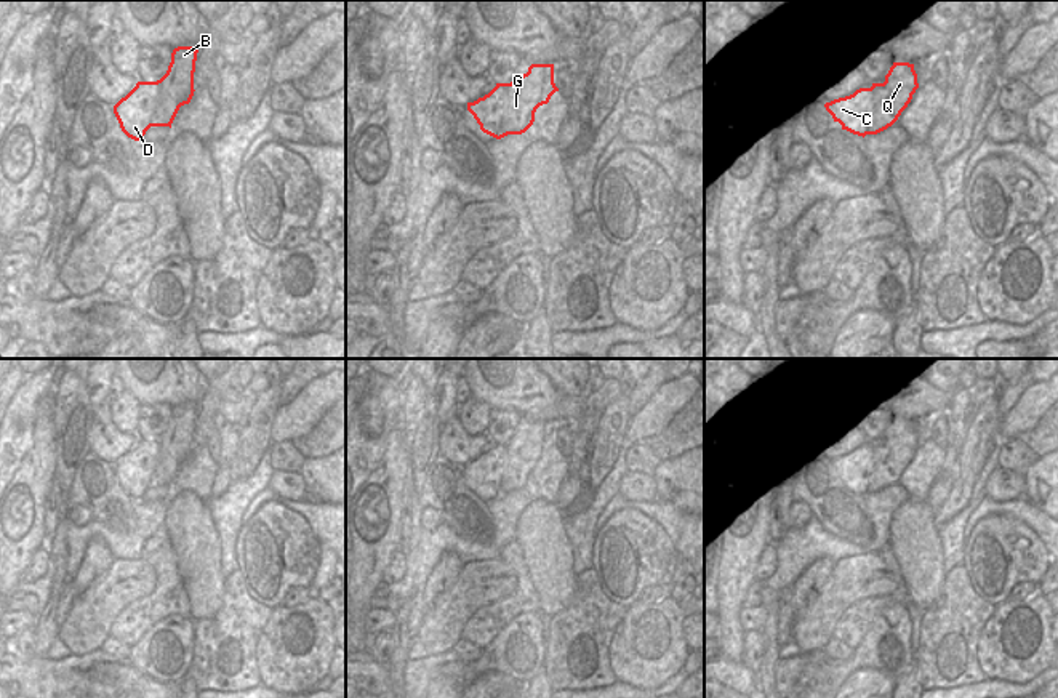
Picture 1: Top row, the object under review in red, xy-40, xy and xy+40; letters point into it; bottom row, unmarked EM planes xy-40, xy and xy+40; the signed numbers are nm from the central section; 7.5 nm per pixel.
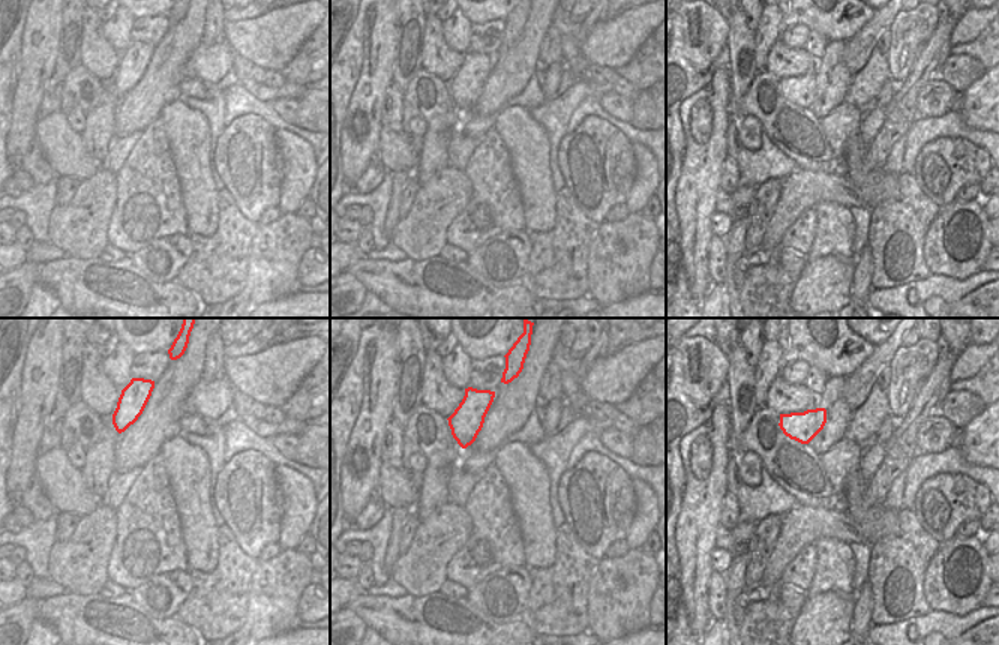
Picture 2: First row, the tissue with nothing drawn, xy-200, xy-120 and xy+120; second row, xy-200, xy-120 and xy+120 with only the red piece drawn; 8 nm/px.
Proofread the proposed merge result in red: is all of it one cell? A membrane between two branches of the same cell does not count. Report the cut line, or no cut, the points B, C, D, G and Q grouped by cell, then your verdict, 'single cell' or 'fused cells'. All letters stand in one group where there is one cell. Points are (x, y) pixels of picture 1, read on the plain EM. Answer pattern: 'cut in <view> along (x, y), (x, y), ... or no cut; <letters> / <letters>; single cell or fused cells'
cut in xy+40 along (887, 433), (884, 455), (895, 479); B Q / C D G; fused cells

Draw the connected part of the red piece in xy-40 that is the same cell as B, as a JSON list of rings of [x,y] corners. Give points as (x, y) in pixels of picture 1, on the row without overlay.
[[[178,405],[171,411],[171,440],[162,451],[178,459],[181,464],[189,463],[194,455],[194,431],[198,408],[195,405]]]

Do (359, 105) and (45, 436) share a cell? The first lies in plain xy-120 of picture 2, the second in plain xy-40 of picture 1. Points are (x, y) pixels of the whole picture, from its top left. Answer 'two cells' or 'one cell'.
one cell

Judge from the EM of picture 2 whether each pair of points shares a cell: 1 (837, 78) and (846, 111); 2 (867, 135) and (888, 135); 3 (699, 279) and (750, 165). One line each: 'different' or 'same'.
1: different
2: different
3: different

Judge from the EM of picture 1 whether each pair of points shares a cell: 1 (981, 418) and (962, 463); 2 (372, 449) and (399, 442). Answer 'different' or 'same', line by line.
1: same
2: different

